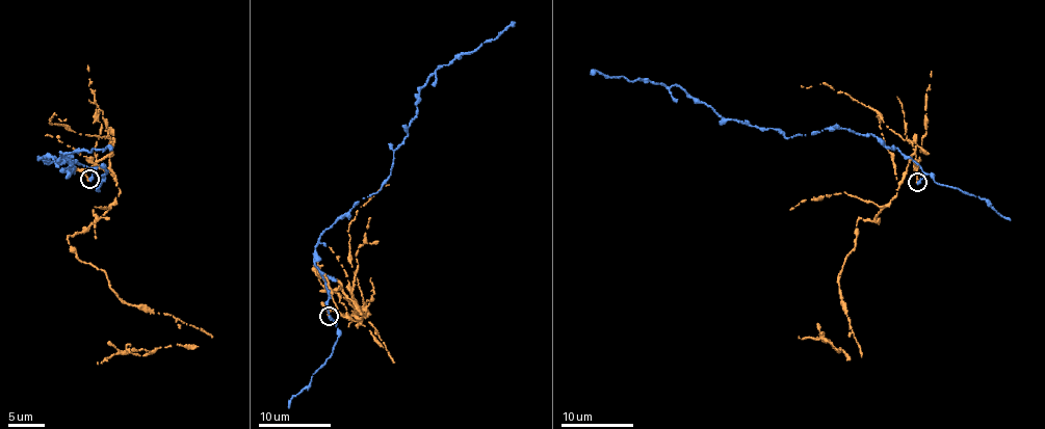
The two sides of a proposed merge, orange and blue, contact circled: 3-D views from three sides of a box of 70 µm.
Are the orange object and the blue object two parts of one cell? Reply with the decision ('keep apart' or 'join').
keep apart

